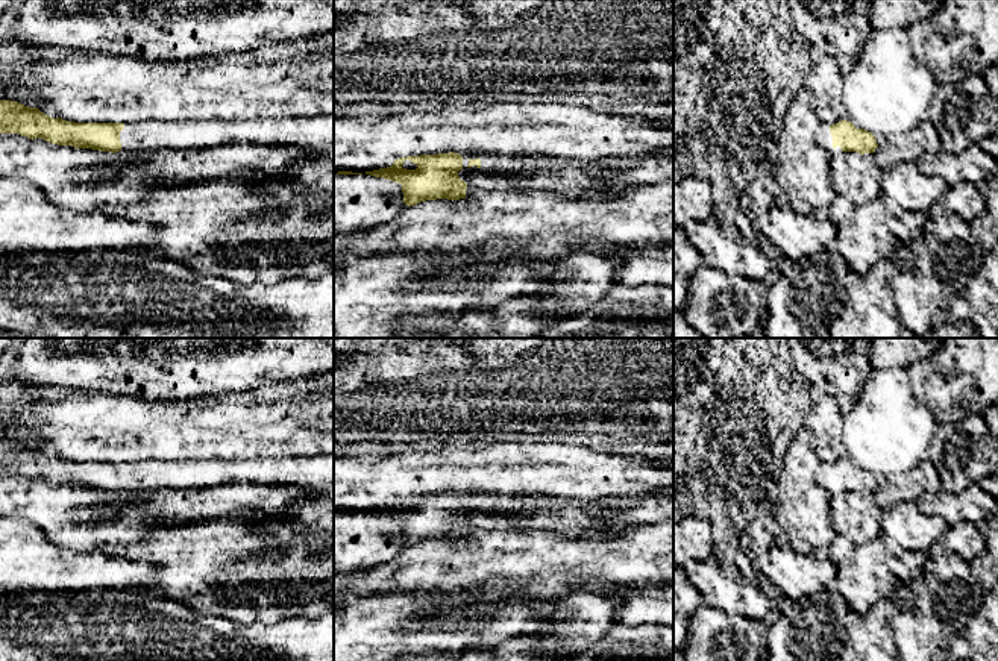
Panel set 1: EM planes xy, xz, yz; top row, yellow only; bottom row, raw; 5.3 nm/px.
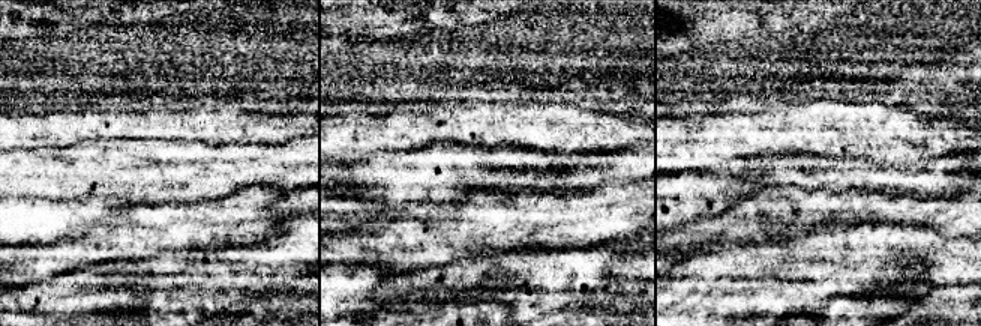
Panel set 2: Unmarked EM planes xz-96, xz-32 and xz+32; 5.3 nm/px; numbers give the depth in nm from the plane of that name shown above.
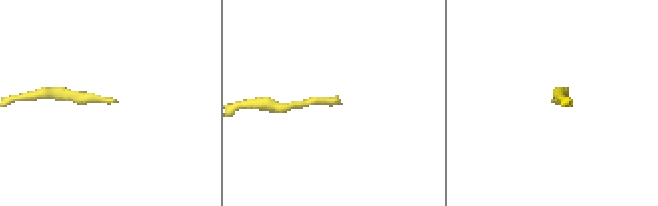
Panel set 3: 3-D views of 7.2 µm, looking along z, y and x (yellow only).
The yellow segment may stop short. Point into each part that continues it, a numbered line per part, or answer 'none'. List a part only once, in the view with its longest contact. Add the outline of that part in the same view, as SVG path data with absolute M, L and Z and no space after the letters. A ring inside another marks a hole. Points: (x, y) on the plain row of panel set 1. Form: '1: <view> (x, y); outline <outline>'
1: yz (824, 478); outline M836 461L839 462L839 461ZM821 462L818 470L816 470L816 482L825 488L830 494L830 499L843 499L848 494L860 494L857 491L843 491L839 485L834 488L833 487L833 478L830 473L830 465L836 462Z

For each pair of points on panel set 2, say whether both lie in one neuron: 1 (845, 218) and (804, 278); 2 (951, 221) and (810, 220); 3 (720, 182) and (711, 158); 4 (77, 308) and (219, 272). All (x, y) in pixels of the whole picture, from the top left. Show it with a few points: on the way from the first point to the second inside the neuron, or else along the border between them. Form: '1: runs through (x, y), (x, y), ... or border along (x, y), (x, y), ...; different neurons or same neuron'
1: border along (870, 223), (848, 230), (810, 232), (801, 238); different neurons
2: runs through (917, 211), (845, 211); same neuron
3: border along (722, 161), (704, 170); different neurons
4: runs through (113, 302), (185, 302); same neuron

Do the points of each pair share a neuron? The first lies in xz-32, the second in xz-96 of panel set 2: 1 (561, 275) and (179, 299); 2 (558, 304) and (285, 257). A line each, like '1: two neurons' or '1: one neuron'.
1: one neuron
2: one neuron

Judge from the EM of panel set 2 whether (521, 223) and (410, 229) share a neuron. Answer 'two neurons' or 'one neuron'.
one neuron

